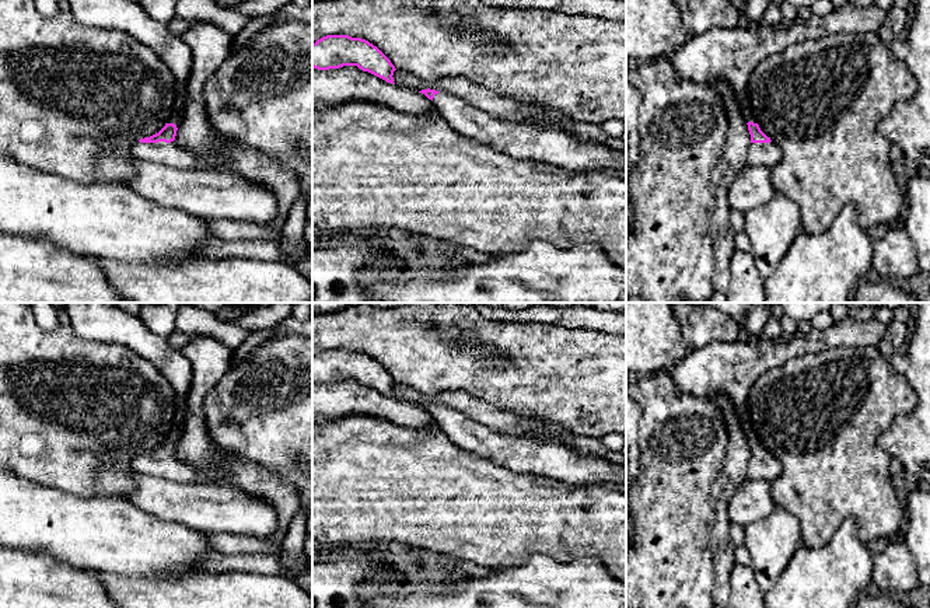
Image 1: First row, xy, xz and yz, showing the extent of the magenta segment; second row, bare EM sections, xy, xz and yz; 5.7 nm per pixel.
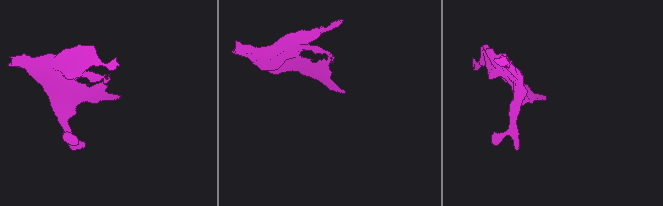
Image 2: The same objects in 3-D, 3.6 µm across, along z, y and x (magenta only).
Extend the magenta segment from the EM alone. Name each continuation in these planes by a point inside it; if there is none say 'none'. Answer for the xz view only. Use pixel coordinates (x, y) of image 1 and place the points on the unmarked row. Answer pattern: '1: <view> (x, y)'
1: xz (549, 458)

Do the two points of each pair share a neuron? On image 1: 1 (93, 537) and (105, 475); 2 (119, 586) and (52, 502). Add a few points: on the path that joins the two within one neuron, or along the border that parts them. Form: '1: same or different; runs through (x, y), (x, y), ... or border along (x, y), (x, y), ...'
1: different; border along (69, 492), (122, 498)
2: different; border along (87, 569), (140, 579)

